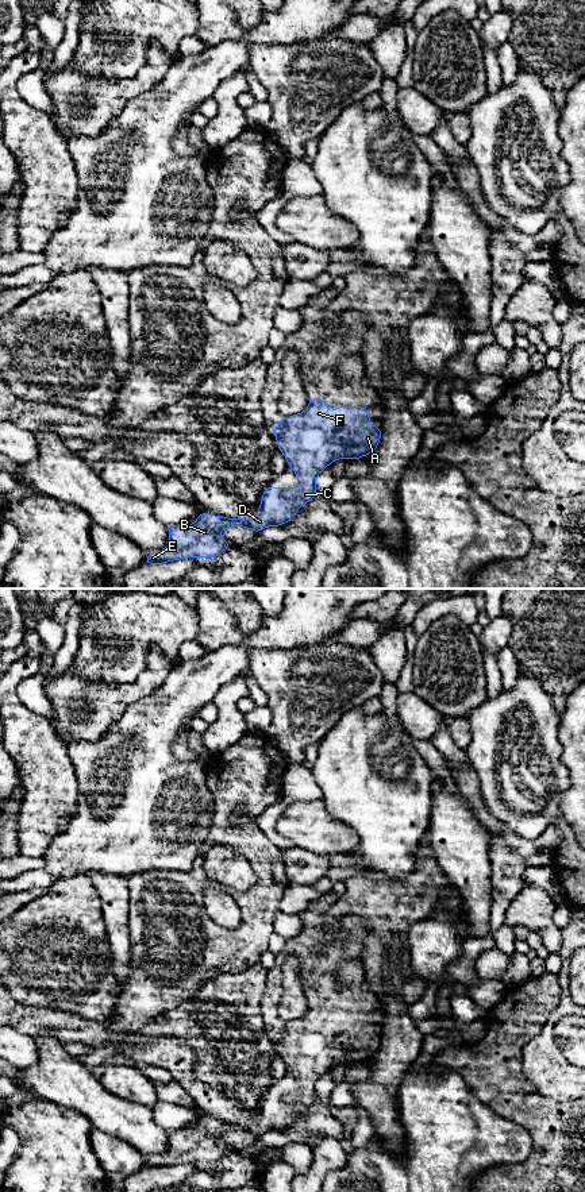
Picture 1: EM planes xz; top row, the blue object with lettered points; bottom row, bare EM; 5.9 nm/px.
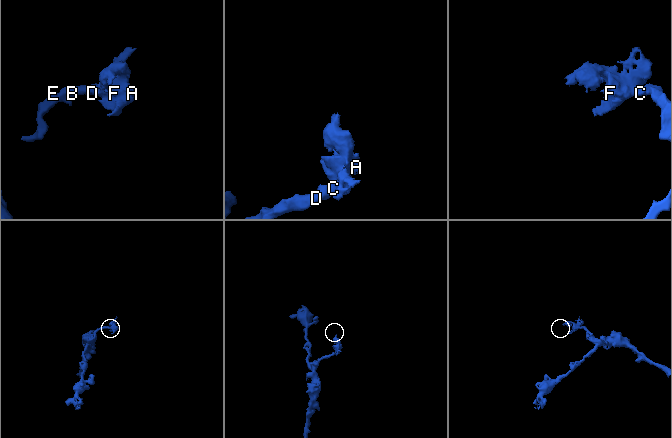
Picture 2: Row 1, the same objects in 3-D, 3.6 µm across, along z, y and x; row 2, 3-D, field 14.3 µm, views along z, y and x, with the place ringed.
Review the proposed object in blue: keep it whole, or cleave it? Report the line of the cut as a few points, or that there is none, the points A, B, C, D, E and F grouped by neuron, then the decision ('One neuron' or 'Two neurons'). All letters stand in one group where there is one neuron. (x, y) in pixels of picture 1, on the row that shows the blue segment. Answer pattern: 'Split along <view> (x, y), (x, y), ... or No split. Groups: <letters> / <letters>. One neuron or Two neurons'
No split. Groups: A B C D E F. One neuron

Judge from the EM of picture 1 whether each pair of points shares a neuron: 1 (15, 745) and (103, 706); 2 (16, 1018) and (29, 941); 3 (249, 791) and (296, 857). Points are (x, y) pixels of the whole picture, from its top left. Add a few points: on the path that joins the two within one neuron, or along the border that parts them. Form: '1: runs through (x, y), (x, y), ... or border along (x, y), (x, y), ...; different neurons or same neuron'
1: border along (49, 720), (53, 730), (66, 745); different neurons
2: border along (14, 998), (24, 1003), (47, 1006), (50, 1009); different neurons
3: border along (280, 849), (288, 880); different neurons

